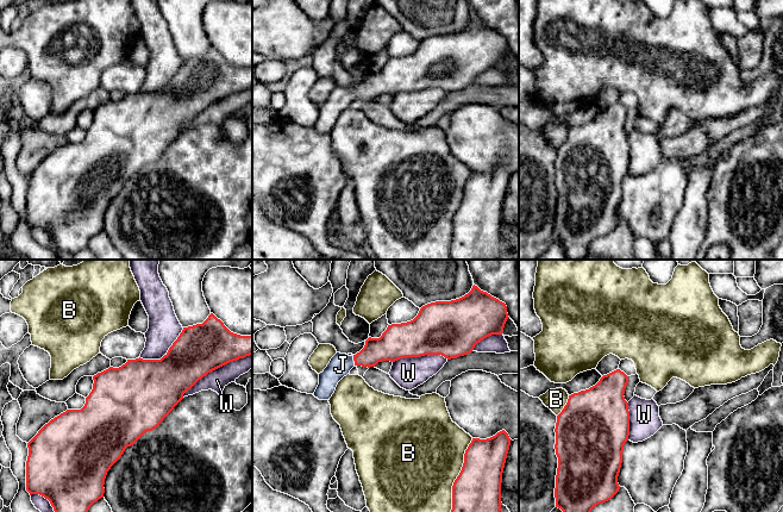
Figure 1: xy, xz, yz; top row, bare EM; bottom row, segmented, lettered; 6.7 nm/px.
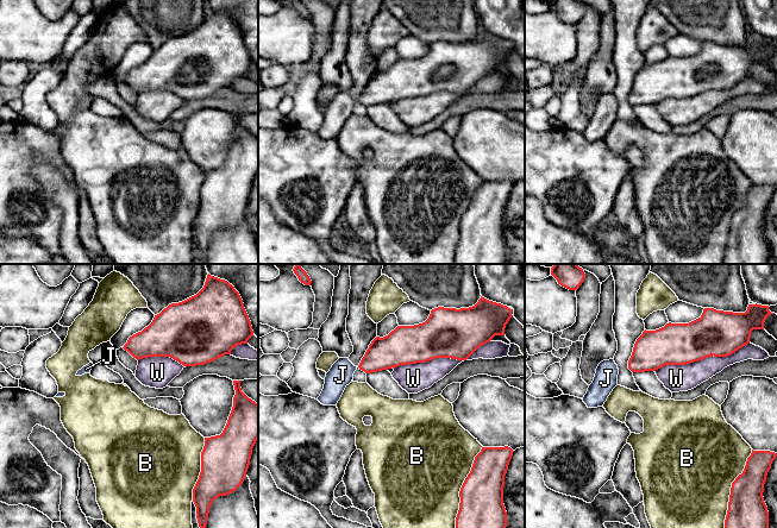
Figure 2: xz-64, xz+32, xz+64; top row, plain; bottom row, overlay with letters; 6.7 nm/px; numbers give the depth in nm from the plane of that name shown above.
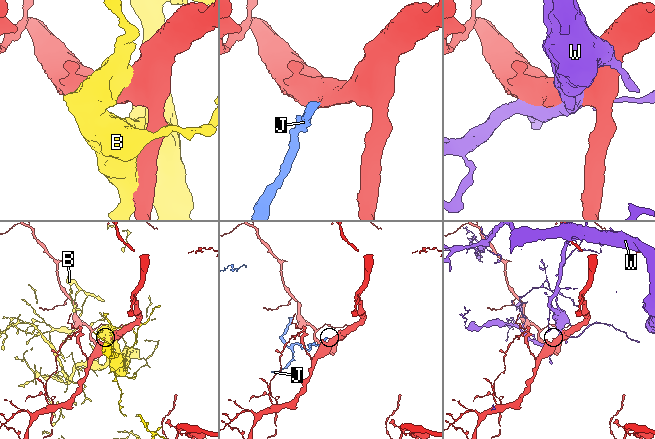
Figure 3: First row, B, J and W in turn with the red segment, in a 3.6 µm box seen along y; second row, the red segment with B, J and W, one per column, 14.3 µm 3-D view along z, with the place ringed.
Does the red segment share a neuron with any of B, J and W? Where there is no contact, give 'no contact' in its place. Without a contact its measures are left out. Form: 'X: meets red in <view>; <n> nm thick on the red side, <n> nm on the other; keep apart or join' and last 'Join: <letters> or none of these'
B: meets red in xz; 340 nm thick on the red side, 500 nm on the other; keep apart
J: meets red in xz; 180 nm thick on the red side, 150 nm on the other; join
W: meets red in xy; 340 nm thick on the red side, 140 nm on the other; keep apart
Join: J

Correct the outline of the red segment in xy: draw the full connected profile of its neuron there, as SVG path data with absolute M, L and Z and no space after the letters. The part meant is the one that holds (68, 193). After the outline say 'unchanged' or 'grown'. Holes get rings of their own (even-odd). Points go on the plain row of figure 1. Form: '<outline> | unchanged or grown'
M213 46L202 57L183 61L161 93L127 93L119 101L109 100L93 110L93 123L81 143L67 143L45 157L27 176L26 224L48 232L59 251L75 254L104 231L105 212L111 200L145 166L156 162L183 132L183 127L208 106L252 88L252 69L231 65Z | unchanged

